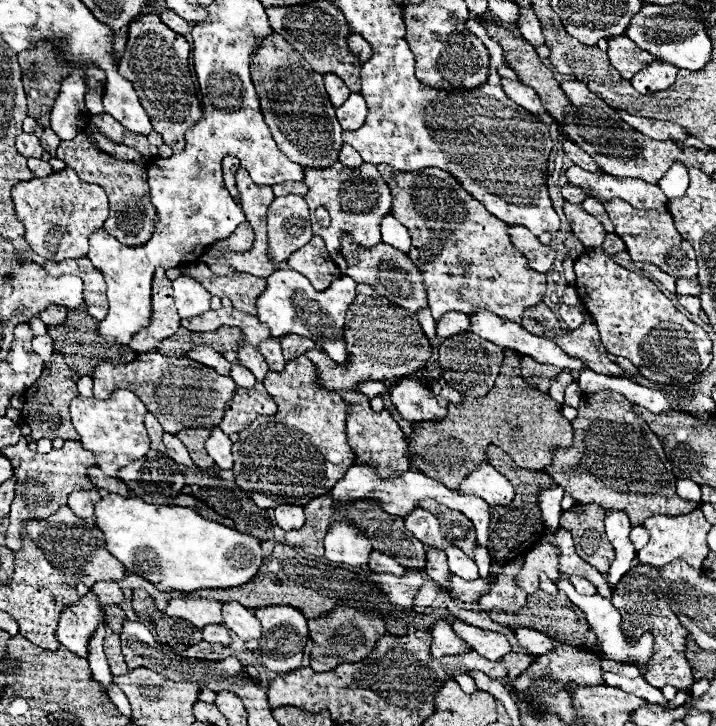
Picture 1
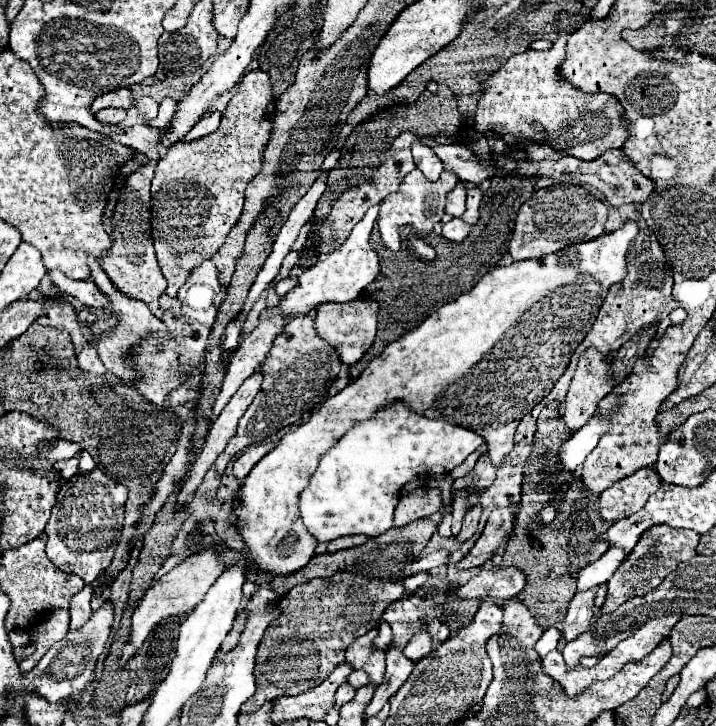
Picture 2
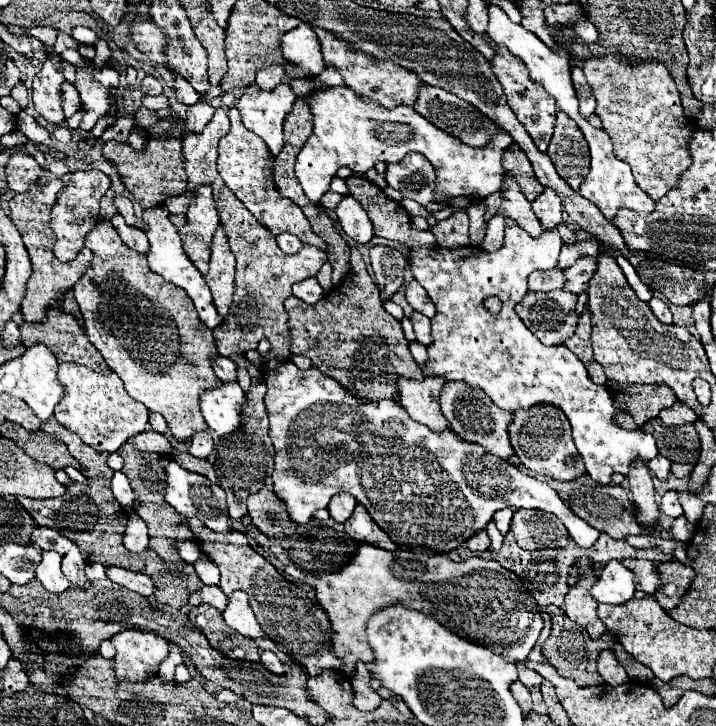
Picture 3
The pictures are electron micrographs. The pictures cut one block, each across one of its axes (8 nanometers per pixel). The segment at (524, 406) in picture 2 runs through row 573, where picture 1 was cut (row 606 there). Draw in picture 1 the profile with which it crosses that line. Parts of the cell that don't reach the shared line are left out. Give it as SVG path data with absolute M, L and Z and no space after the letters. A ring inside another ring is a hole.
M278 604L278 606L264 606L264 608L256 608L256 616L262 622L262 640L260 640L260 656L258 660L274 670L274 672L292 672L296 668L300 668L302 656L304 656L304 646L308 640L308 626L306 626L306 618L304 614L294 608L294 606L286 606L286 604Z

